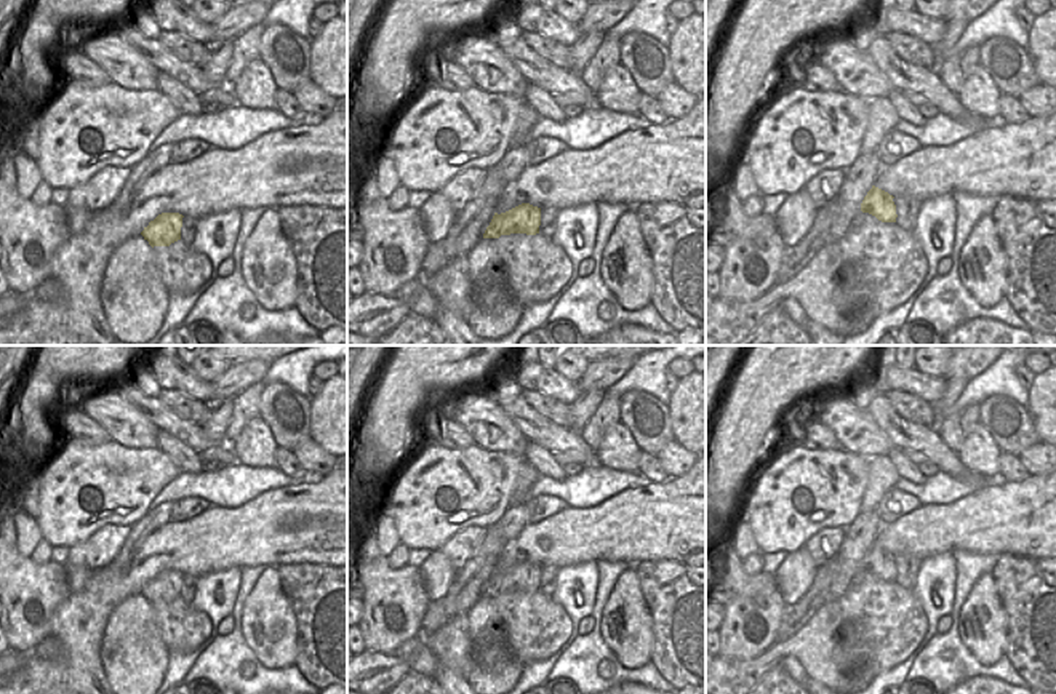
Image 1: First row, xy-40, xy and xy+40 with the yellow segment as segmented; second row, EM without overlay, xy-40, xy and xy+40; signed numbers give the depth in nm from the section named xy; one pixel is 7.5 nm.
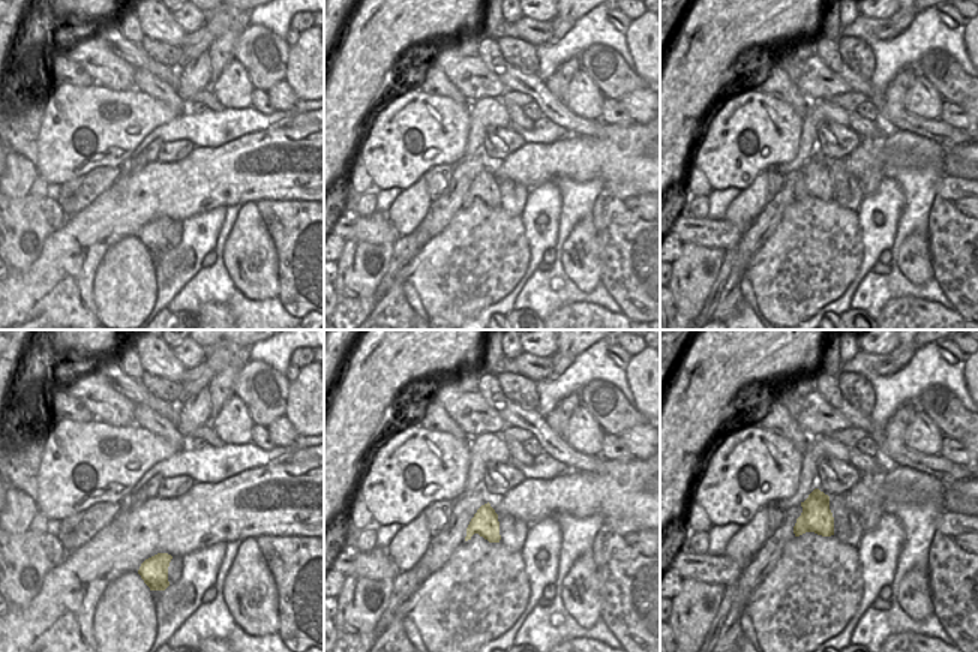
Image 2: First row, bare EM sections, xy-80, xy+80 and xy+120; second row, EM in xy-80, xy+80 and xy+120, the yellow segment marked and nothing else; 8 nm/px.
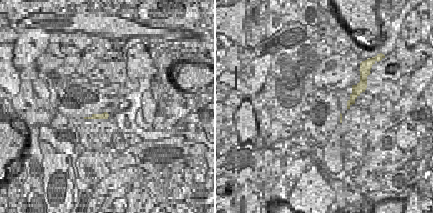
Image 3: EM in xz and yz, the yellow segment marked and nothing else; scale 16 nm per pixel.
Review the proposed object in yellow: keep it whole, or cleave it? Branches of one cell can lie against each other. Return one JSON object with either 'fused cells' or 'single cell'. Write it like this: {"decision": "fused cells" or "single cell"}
{"decision": "fused cells"}

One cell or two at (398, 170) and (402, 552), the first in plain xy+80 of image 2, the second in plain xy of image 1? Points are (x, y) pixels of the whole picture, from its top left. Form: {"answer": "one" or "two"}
{"answer": "two"}

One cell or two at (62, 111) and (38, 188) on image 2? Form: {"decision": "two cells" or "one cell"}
{"decision": "two cells"}

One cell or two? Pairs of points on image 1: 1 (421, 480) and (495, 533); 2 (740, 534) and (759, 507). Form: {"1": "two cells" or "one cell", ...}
{"1": "two cells", "2": "two cells"}

